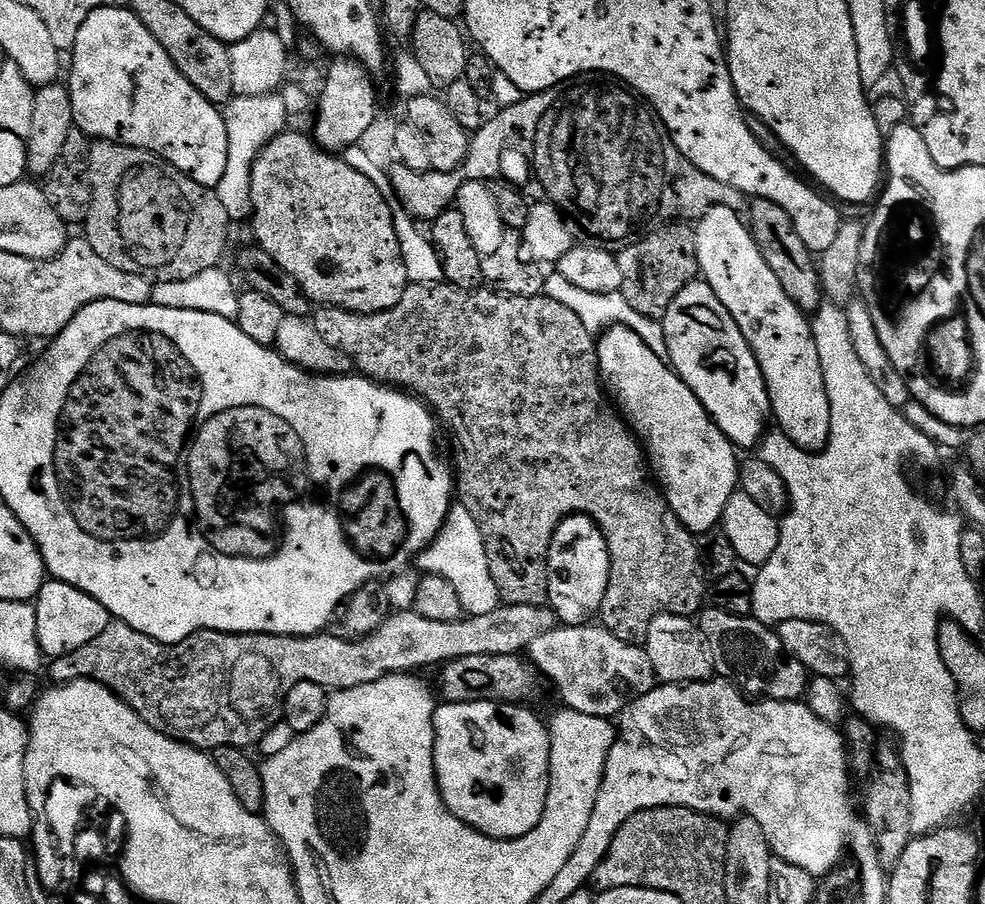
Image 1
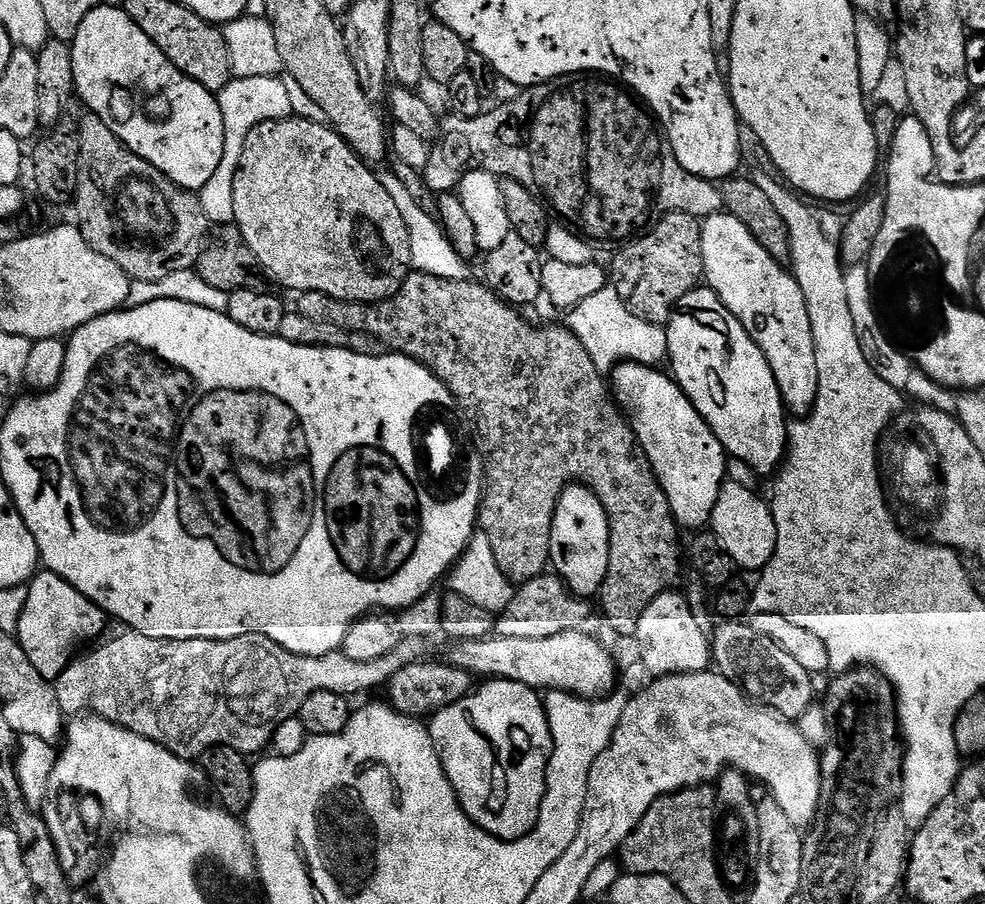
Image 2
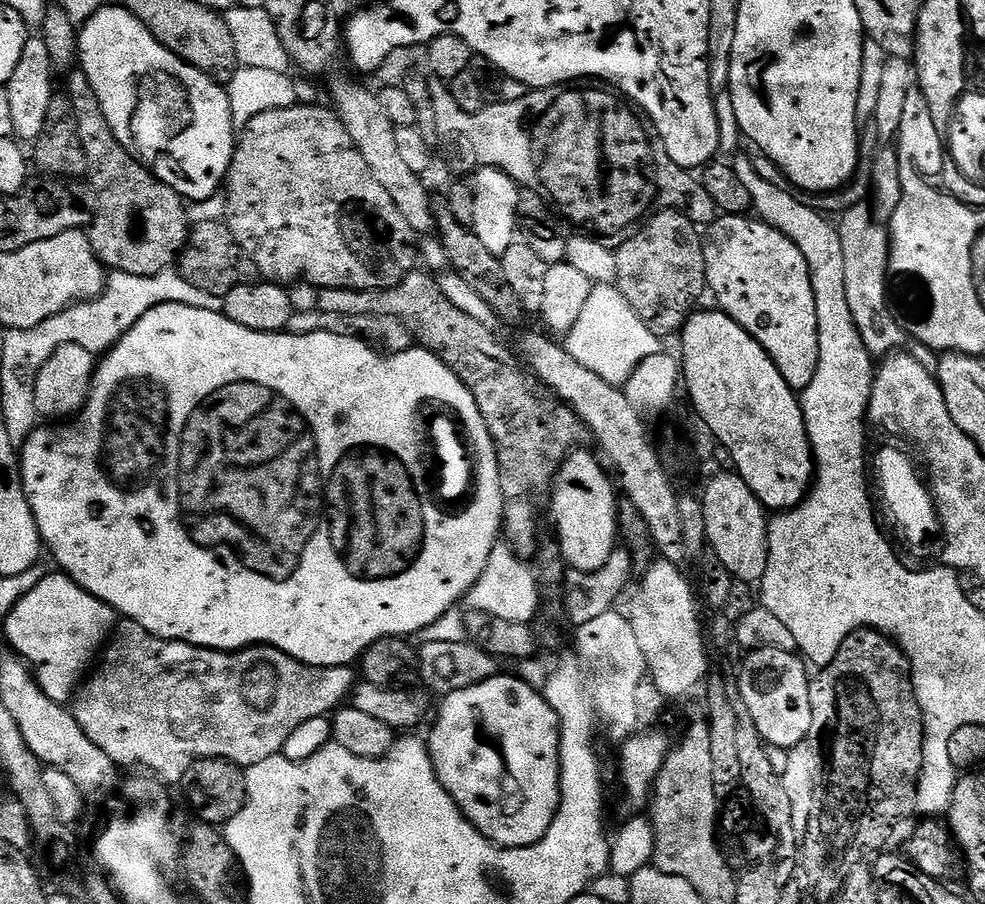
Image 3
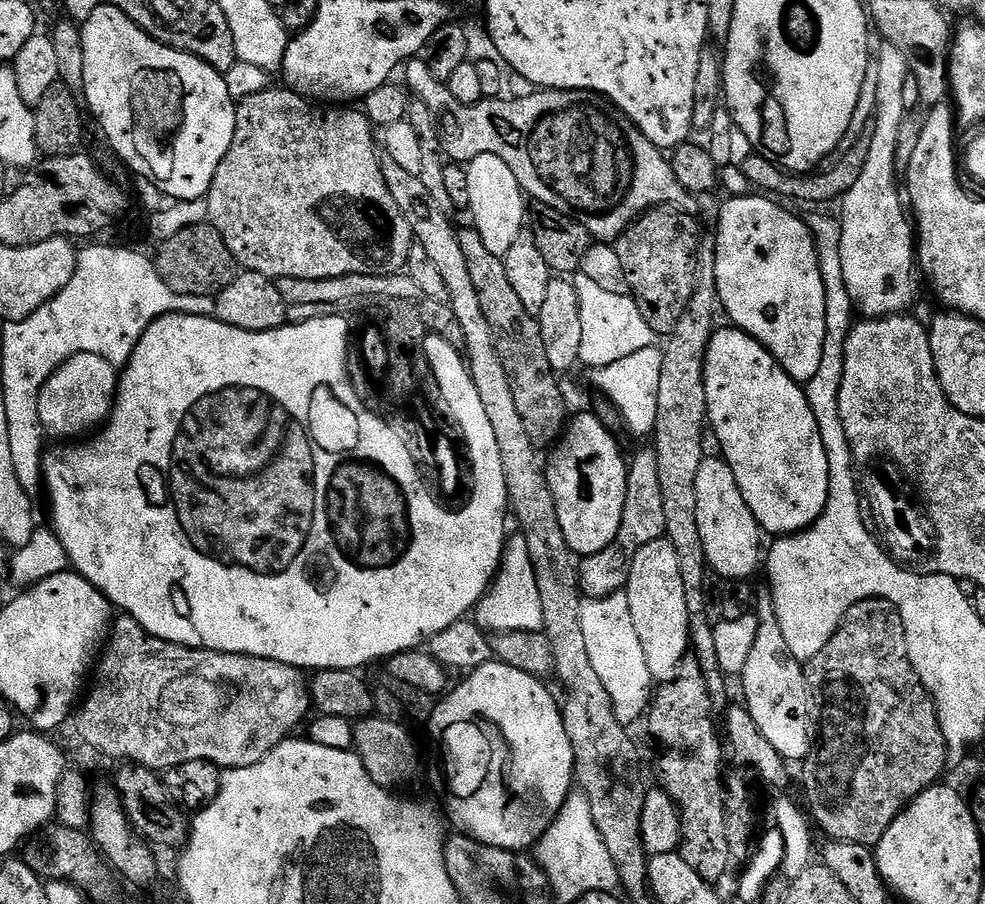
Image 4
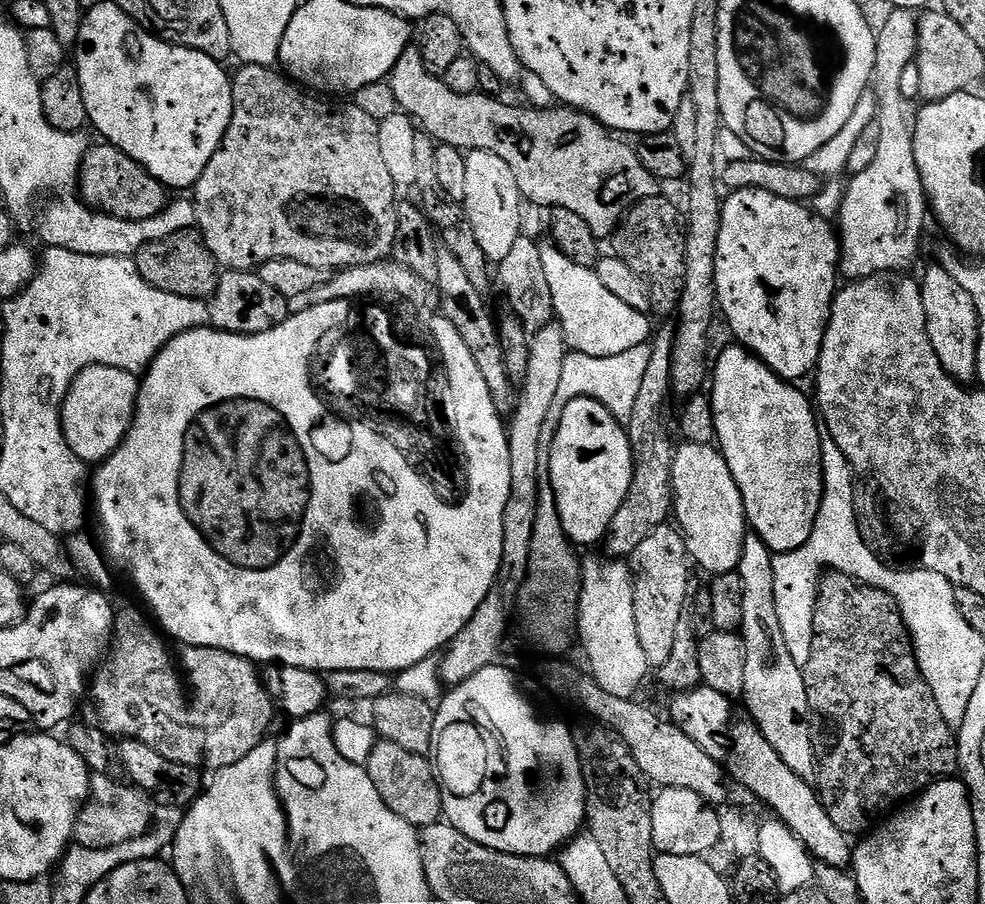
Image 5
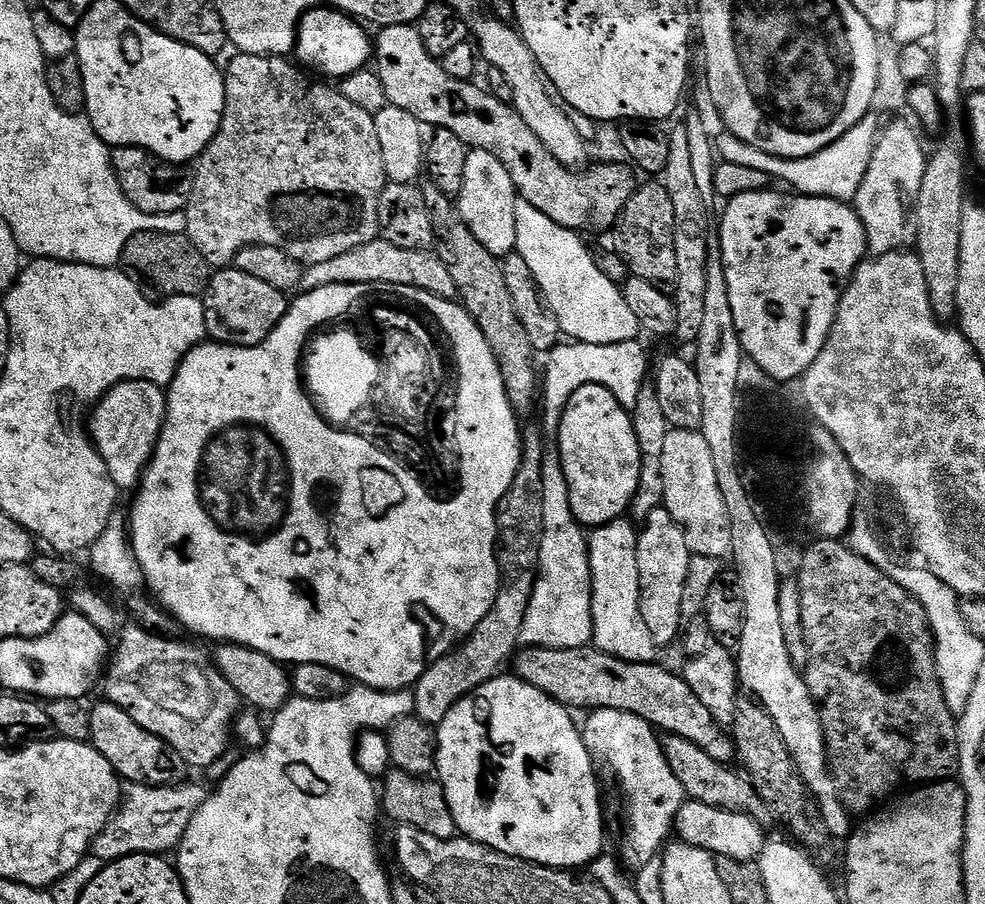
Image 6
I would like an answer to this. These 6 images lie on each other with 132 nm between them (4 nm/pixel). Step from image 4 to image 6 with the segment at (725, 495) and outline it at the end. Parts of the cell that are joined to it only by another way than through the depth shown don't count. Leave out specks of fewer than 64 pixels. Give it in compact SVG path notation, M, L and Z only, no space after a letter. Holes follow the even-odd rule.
M677 428L668 431L666 447L662 450L662 482L664 483L664 502L662 506L672 515L674 522L678 522L678 526L686 536L686 546L692 551L692 555L701 556L702 558L718 558L723 561L732 551L730 518L726 514L726 502L722 502L722 490L718 490L718 473L714 471L714 457L710 455L710 445L706 442L706 438L702 438L700 431L691 432L690 430L678 430Z

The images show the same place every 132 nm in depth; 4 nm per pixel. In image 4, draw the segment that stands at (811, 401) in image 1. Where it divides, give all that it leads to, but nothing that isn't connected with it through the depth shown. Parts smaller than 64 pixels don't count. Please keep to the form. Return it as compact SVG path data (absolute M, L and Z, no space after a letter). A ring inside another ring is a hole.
M764 194L733 196L725 199L720 208L720 221L716 224L716 294L719 307L729 316L731 323L753 336L794 378L806 386L822 362L822 346L826 342L826 290L818 266L816 242L803 219L779 208L775 199Z

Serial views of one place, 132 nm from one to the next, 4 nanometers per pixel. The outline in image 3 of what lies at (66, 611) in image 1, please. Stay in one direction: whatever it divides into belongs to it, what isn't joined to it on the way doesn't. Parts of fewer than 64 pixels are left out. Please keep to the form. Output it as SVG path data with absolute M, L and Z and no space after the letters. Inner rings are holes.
M67 574L59 575L42 578L40 576L35 581L33 587L20 600L17 600L8 612L4 620L6 621L4 632L8 635L9 642L12 643L9 644L11 651L28 665L42 691L54 702L67 705L73 699L86 669L93 663L94 657L107 641L117 623L118 616L108 604L103 604L94 594L90 594L84 588L79 588Z

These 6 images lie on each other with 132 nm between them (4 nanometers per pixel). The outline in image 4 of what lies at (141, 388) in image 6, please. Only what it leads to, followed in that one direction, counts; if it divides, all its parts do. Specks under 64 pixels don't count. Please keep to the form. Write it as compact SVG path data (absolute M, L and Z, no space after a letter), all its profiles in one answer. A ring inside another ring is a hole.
M74 354L42 386L40 396L36 399L39 427L51 435L53 432L56 436L68 436L64 438L80 438L99 429L112 415L117 387L117 365L106 362L106 358L98 358L98 354Z

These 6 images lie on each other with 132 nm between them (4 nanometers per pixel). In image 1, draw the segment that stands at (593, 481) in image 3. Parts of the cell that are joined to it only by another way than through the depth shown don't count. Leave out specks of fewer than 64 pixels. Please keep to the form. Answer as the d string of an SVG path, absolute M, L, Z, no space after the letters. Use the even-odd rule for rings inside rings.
M567 516L548 541L546 604L564 626L584 626L604 607L612 559L602 530L588 516Z

